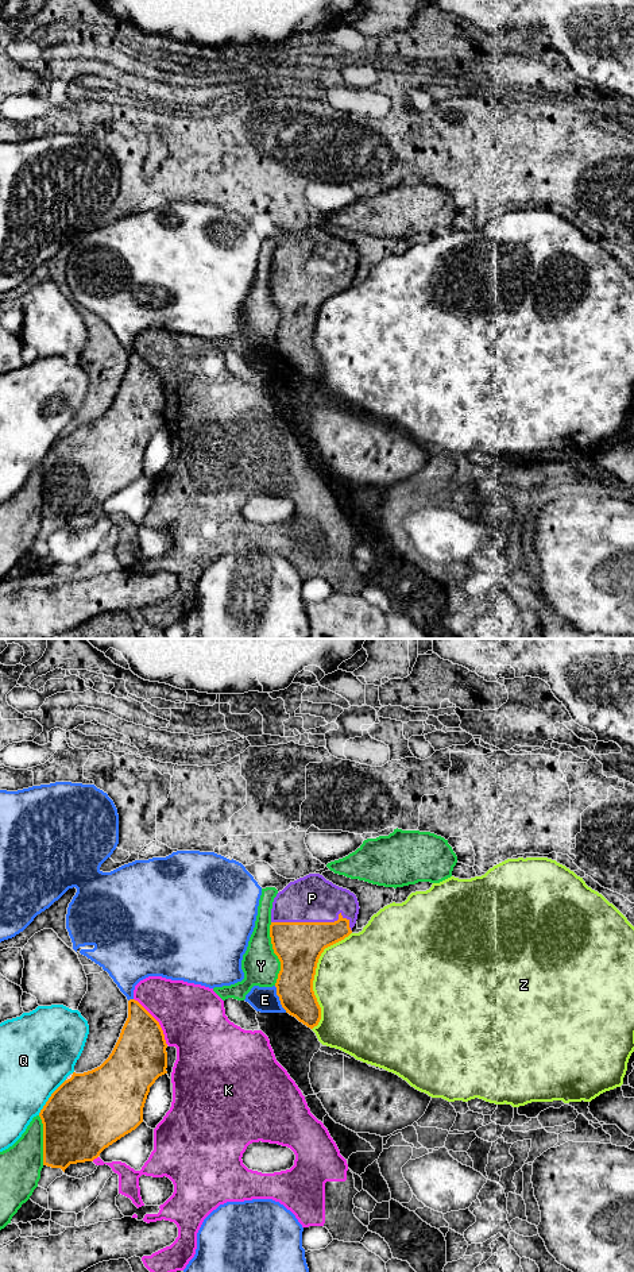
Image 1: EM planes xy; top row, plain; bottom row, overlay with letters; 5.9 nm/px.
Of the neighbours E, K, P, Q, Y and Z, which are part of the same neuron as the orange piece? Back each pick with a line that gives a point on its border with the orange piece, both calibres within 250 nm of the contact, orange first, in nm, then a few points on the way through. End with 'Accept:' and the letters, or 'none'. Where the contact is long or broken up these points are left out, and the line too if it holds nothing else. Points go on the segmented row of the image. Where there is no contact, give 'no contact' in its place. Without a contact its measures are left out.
P: contact xy (316, 922); calibres 280 and 280 nm
Accept: P

